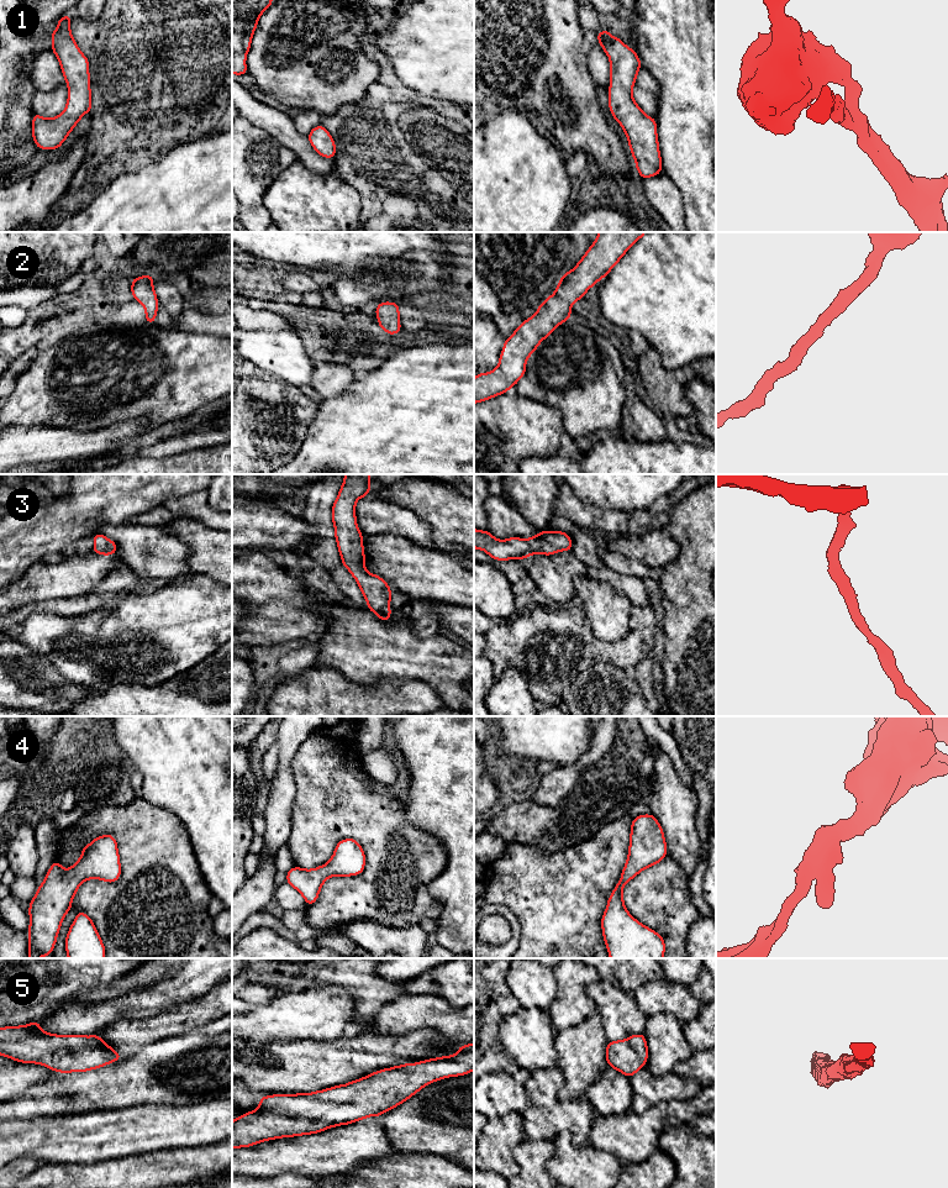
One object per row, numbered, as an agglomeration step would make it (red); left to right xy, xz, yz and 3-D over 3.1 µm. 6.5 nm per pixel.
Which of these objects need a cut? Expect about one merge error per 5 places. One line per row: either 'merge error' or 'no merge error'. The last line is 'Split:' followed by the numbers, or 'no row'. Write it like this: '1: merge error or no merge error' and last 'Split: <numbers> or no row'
1: no merge error
2: no merge error
3: no merge error
4: no merge error
5: no merge error
Split: no row

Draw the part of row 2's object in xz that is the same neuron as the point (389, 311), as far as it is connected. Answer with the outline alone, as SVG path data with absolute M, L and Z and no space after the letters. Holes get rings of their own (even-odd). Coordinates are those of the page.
M381 303L376 305L375 315L378 316L379 326L389 335L395 335L401 331L400 312L397 303Z

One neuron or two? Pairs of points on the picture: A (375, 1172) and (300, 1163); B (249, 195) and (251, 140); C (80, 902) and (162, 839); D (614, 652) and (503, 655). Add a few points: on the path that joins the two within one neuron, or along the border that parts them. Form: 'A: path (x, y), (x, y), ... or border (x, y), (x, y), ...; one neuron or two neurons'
A: border (383, 1158), (368, 1162), (353, 1171), (332, 1175); two neurons
B: path (249, 182), (251, 153); one neuron
C: path (103, 899), (109, 899), (147, 861); one neuron
D: path (586, 639), (572, 629), (548, 625), (530, 635); one neuron

